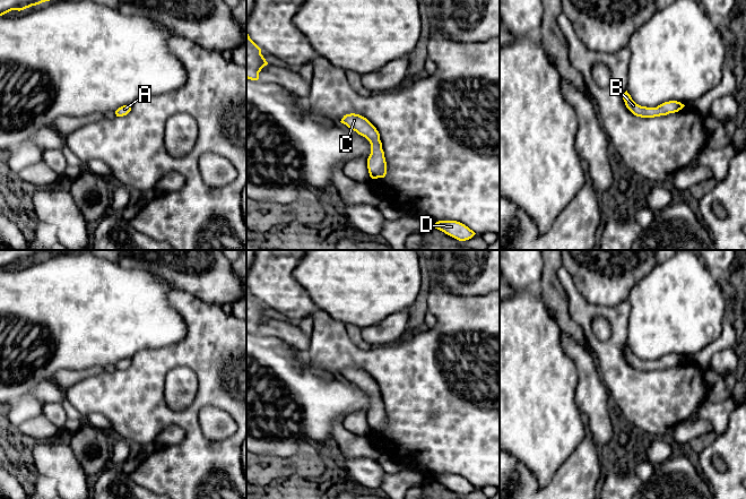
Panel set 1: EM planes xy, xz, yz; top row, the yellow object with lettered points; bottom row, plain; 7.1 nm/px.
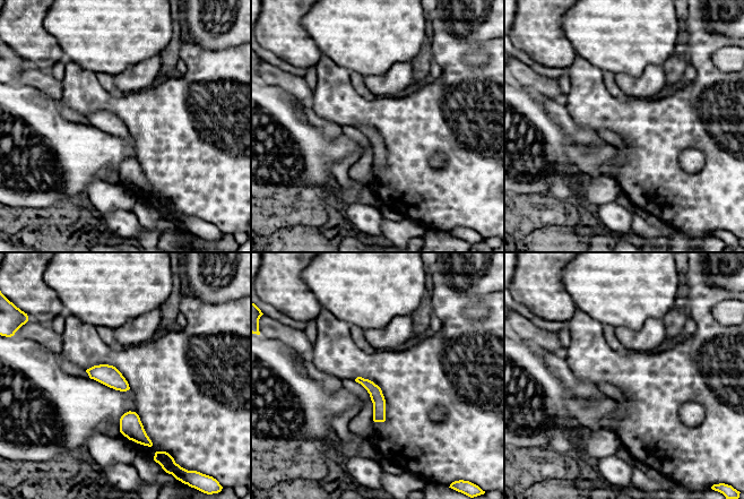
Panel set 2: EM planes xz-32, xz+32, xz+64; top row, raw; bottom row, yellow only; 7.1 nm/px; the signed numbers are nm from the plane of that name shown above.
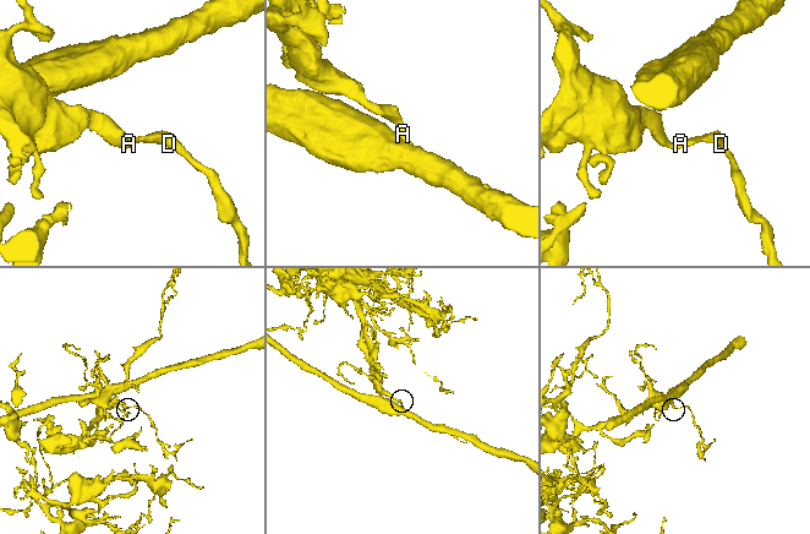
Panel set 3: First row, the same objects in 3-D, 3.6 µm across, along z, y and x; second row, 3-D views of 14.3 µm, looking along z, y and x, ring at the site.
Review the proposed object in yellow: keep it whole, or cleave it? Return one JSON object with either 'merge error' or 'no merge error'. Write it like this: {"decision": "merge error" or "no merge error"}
{"decision": "no merge error"}

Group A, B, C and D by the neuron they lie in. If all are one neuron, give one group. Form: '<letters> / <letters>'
A B C D

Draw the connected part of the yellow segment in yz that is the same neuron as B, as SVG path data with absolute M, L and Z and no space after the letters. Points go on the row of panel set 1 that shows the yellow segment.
M627 91L624 93L623 100L626 107L636 117L641 118L654 118L660 115L667 115L682 110L685 105L677 101L665 102L657 107L647 107L636 104Z

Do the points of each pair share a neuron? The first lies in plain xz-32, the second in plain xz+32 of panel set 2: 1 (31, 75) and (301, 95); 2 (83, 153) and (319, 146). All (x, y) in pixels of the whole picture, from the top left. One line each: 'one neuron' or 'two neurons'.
1: one neuron
2: one neuron

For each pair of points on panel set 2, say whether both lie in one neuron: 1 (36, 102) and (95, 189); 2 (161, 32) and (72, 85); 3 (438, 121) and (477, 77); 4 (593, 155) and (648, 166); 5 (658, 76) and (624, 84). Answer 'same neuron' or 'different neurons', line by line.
1: different neurons
2: different neurons
3: same neuron
4: different neurons
5: same neuron

